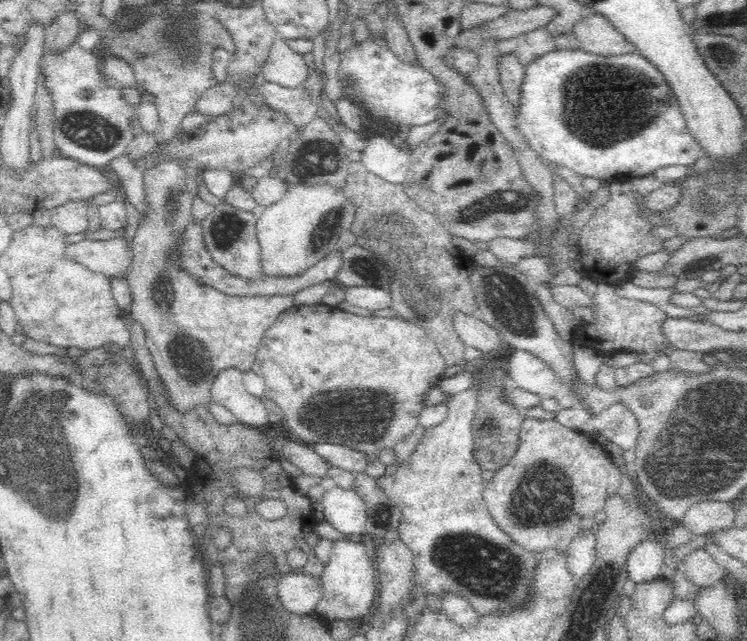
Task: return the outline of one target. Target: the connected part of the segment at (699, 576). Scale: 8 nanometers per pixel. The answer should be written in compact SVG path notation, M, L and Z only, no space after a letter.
M704 548L686 554L680 564L682 564L680 570L686 574L686 578L688 578L692 584L696 584L698 588L700 588L700 586L716 584L718 580L722 580L722 578L728 574L728 570L722 568L722 566L714 560L714 556L710 556Z

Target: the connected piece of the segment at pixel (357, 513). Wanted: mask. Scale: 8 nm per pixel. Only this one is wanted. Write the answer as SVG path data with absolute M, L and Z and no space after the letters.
M332 486L324 492L320 504L324 508L326 522L330 522L338 532L342 532L344 538L358 538L366 532L368 510L358 492Z

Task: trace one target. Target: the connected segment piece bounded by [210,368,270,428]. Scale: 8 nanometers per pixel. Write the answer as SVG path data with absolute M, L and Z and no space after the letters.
M238 368L222 370L216 376L210 388L210 394L216 404L222 404L234 412L234 416L238 418L238 424L246 424L252 428L270 424L266 404L262 404L260 398L252 396L244 388L244 372L240 372Z

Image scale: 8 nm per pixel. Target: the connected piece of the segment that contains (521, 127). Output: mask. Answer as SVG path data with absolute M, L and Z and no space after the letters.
M558 46L534 58L524 66L520 82L520 106L514 106L516 132L524 138L530 150L544 156L556 166L574 170L582 178L594 178L606 184L630 182L650 176L656 168L682 164L694 166L702 156L702 146L690 134L686 118L680 110L680 100L668 86L662 72L640 52L626 56L598 56L580 50Z

